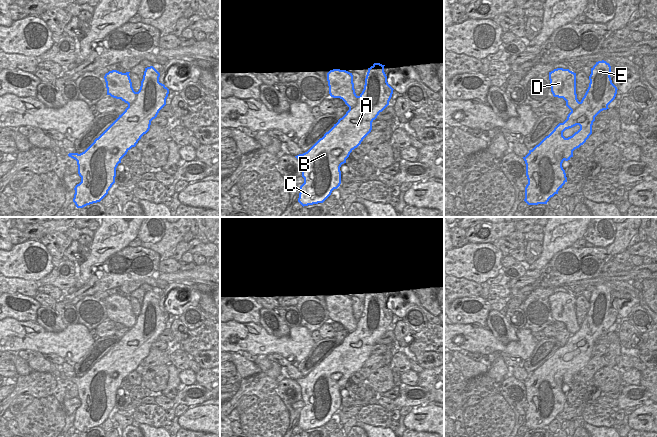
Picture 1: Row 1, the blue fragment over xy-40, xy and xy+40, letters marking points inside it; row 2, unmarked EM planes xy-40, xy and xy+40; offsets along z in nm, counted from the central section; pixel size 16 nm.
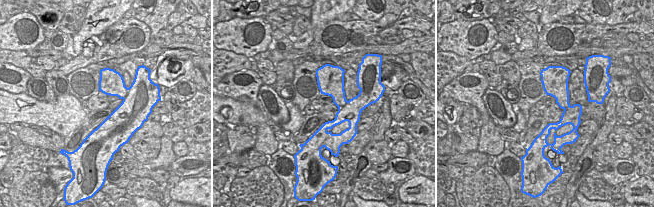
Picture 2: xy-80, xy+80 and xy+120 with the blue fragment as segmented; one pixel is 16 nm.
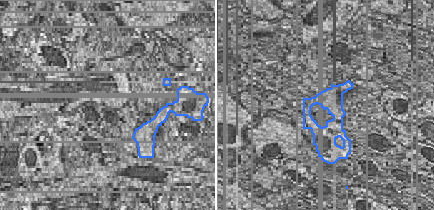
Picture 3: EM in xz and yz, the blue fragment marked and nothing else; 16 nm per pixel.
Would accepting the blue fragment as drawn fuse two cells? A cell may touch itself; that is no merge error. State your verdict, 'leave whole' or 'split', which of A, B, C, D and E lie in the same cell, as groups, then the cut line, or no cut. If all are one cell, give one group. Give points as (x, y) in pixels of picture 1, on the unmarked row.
leave whole; A B C D E; no cut

